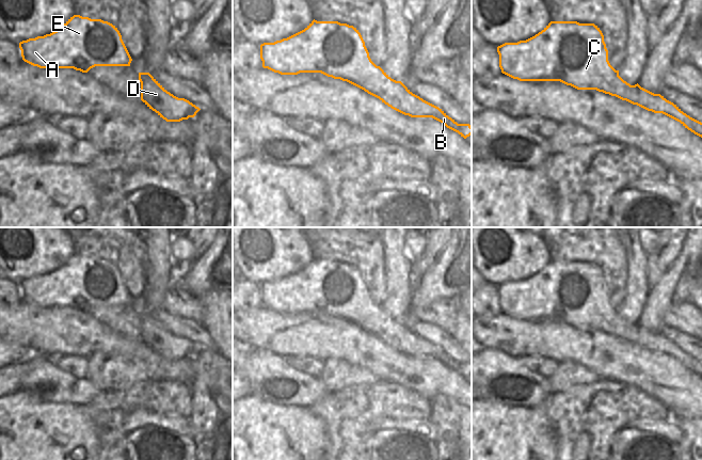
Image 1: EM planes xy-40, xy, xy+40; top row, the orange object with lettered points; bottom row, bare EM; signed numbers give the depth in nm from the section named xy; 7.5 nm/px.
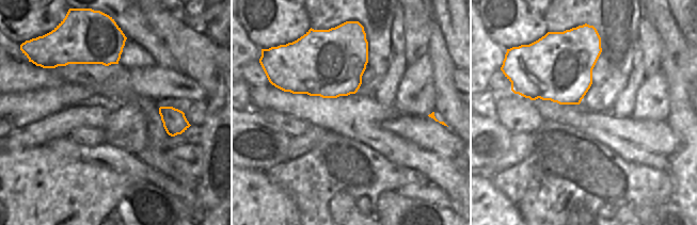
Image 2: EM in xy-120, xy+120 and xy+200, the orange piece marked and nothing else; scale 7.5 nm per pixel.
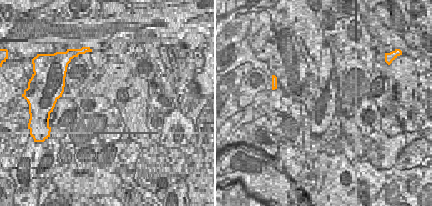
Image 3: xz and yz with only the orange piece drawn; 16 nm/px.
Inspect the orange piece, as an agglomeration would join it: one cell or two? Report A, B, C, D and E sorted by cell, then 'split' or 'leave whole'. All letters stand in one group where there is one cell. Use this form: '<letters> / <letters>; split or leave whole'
A B C D E; leave whole

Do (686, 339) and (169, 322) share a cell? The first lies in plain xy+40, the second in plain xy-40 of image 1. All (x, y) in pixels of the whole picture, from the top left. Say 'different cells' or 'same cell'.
same cell

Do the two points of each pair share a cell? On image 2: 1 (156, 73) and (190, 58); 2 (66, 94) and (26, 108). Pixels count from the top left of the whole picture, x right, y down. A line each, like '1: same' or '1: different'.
1: different
2: same

